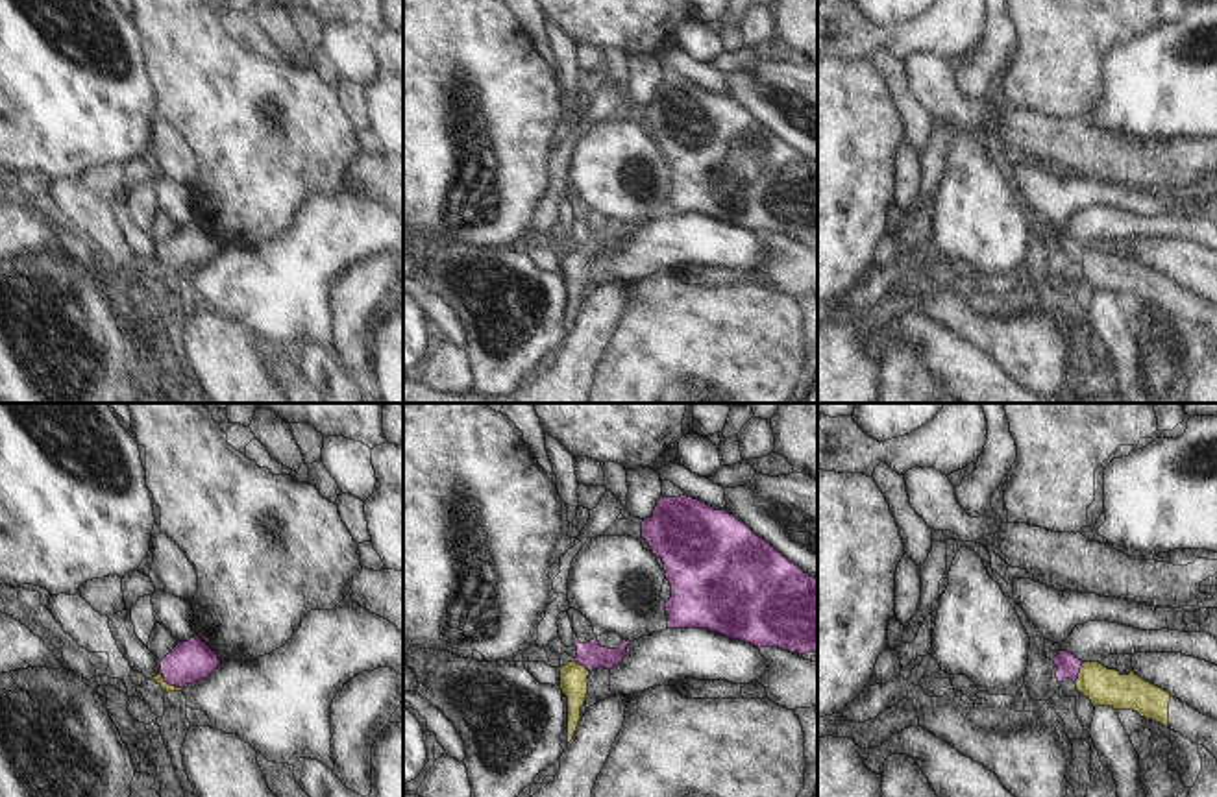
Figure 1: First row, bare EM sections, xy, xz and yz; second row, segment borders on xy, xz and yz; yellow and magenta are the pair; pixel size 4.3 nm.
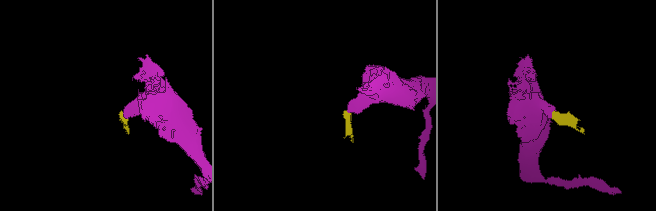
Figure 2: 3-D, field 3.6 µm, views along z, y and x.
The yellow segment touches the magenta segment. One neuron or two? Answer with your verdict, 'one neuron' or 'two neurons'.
one neuron

